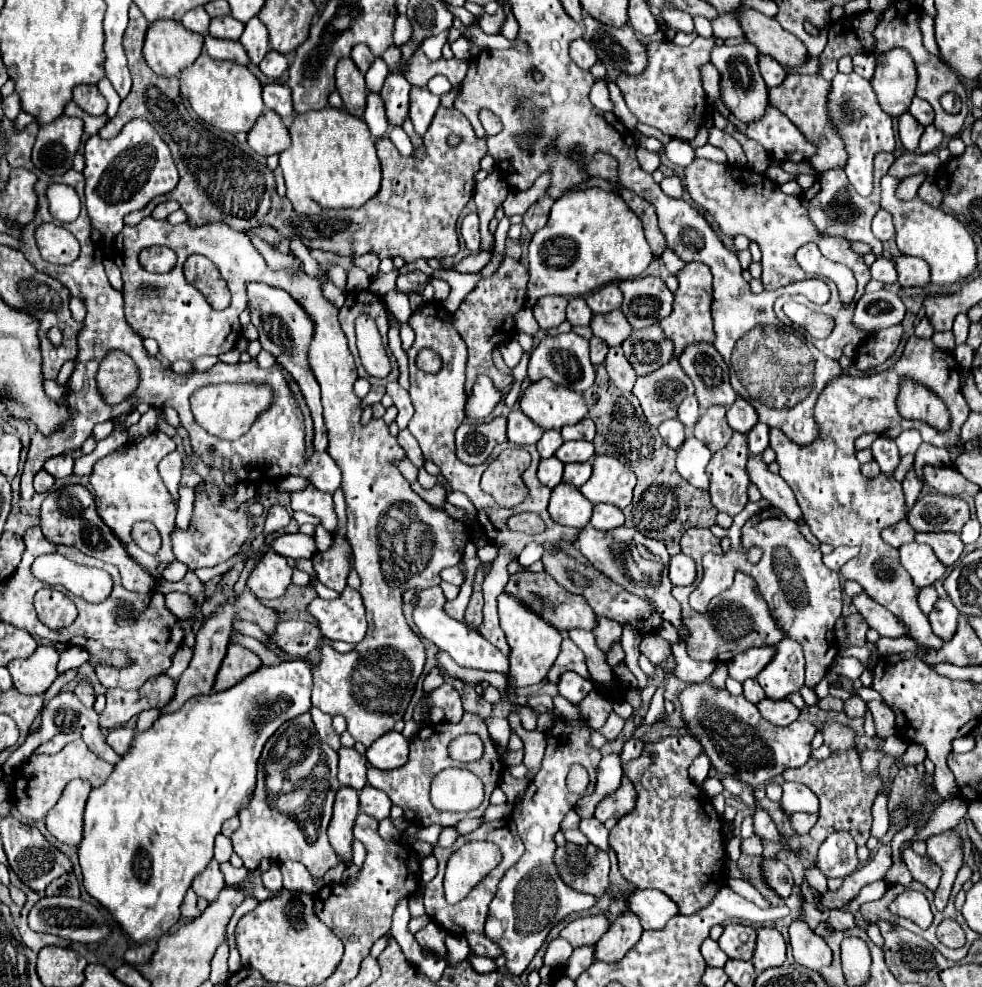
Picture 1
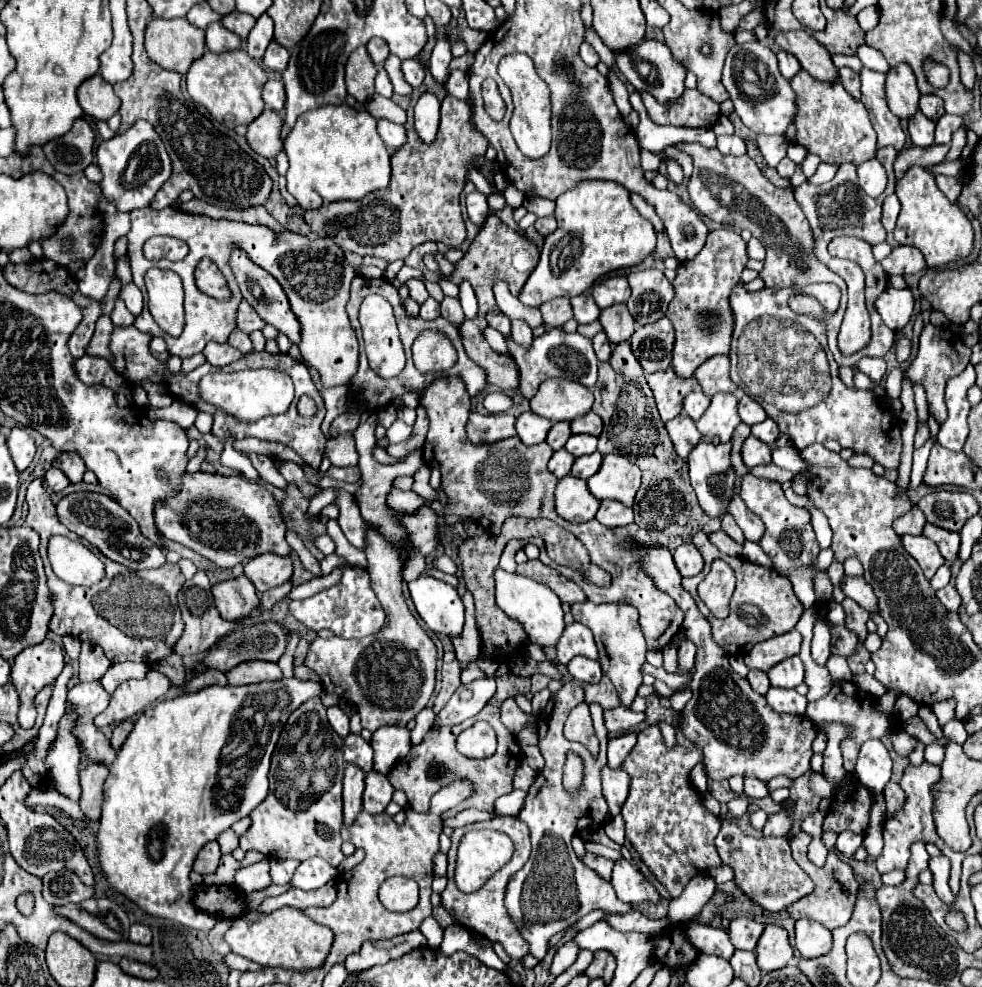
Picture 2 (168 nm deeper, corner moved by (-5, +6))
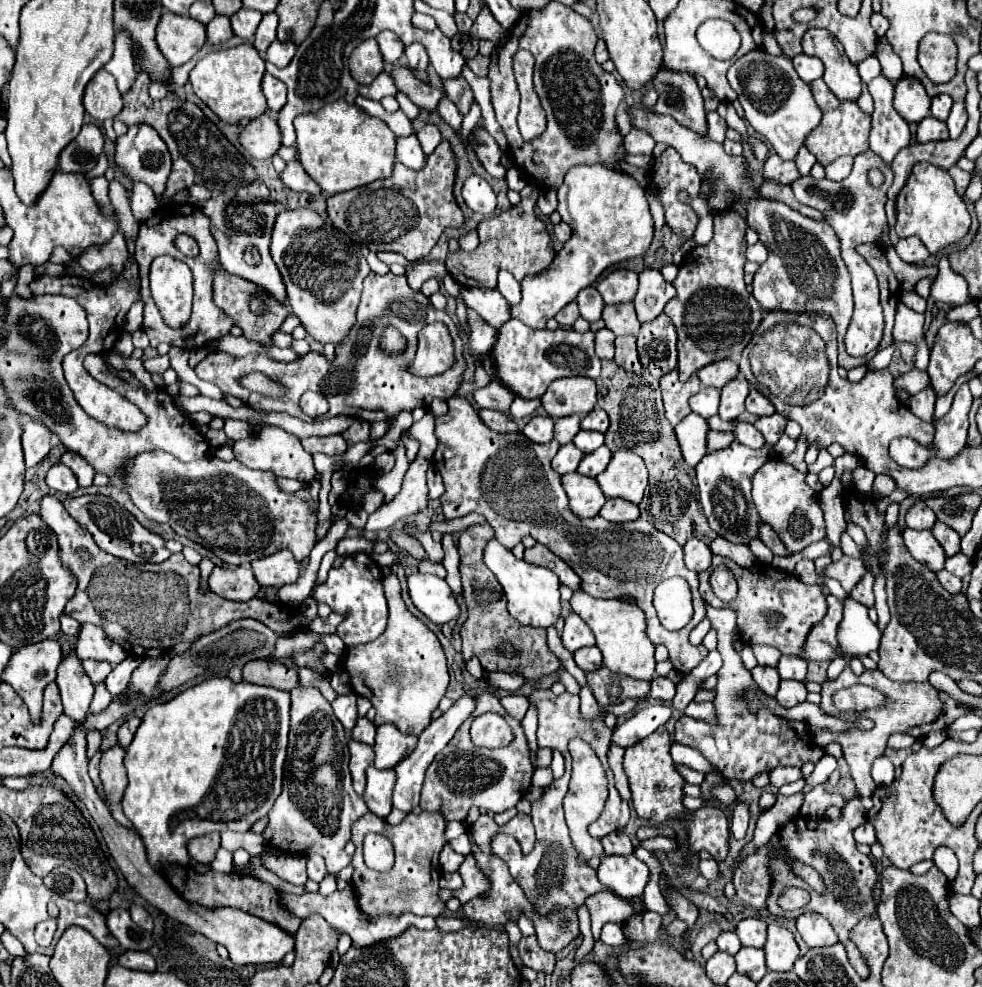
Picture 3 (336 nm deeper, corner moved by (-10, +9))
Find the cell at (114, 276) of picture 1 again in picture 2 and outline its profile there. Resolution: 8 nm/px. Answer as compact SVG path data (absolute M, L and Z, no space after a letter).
M130 283L122 289L122 299L126 301L126 307L134 317L142 311L142 293L134 283Z

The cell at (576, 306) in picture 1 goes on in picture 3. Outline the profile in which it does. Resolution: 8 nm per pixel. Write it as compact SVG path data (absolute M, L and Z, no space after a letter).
M589 286L589 288L585 288L585 290L579 292L577 304L579 304L581 316L583 316L587 322L599 320L599 318L601 318L601 312L603 312L603 308L605 308L603 298L599 296L597 288L593 288L593 286Z

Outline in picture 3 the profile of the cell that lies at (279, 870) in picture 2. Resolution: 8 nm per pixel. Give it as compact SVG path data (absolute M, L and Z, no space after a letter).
M263 856L265 866L275 872L281 880L287 880L291 884L303 886L307 882L307 872L305 872L305 858L303 856Z

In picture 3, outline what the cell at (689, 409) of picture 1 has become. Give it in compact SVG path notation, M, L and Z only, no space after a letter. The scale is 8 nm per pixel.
M703 388L699 390L699 394L691 396L689 398L689 406L695 414L703 416L703 418L711 418L717 414L717 408L719 408L719 396L721 392L715 390L715 388Z

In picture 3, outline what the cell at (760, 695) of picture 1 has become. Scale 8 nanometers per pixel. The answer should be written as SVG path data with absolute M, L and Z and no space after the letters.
M755 666L751 674L753 674L755 684L757 684L767 696L775 696L775 694L777 694L781 678L779 678L779 674L777 674L775 668L771 668L771 666Z

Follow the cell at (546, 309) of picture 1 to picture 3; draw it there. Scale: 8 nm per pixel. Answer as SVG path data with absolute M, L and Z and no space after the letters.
M569 302L561 312L555 314L555 320L559 322L559 326L563 328L571 328L573 322L579 318L579 308L577 308L577 302Z

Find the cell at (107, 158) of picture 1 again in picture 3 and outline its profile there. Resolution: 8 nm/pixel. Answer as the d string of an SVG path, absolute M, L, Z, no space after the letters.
M139 124L139 126L131 126L127 130L127 134L117 138L115 166L127 180L145 182L155 194L163 194L167 176L171 172L171 156L169 156L167 144L161 140L161 136L155 132L155 128L151 128L149 124Z

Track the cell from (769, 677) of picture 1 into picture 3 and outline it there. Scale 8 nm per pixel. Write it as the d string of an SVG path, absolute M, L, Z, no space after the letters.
M781 656L777 664L777 672L781 680L805 680L807 676L807 662L799 656Z

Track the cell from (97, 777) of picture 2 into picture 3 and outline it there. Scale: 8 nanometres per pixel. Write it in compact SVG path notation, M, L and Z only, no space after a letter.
M119 746L105 750L101 756L99 778L103 784L103 800L107 804L119 804L119 800L125 792L127 772L123 768L123 756L125 756L125 750Z

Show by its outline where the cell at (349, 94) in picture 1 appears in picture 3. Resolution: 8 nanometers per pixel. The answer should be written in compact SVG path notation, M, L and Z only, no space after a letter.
M369 38L363 44L359 44L349 56L351 76L359 84L371 84L377 78L377 74L383 72L383 68L385 68L385 62L381 58L375 38Z

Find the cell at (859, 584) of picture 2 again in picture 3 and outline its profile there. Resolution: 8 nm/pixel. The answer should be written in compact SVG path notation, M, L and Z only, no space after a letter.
M843 556L839 562L831 562L825 568L825 574L829 578L835 578L847 594L859 584L859 580L865 576L865 572L867 572L867 568L865 568L863 560L853 560L849 556Z

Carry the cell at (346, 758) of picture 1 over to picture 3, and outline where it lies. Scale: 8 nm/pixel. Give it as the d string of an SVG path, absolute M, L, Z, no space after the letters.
M359 718L355 728L351 730L351 738L357 740L357 742L373 746L375 744L375 724L369 722L367 718Z

